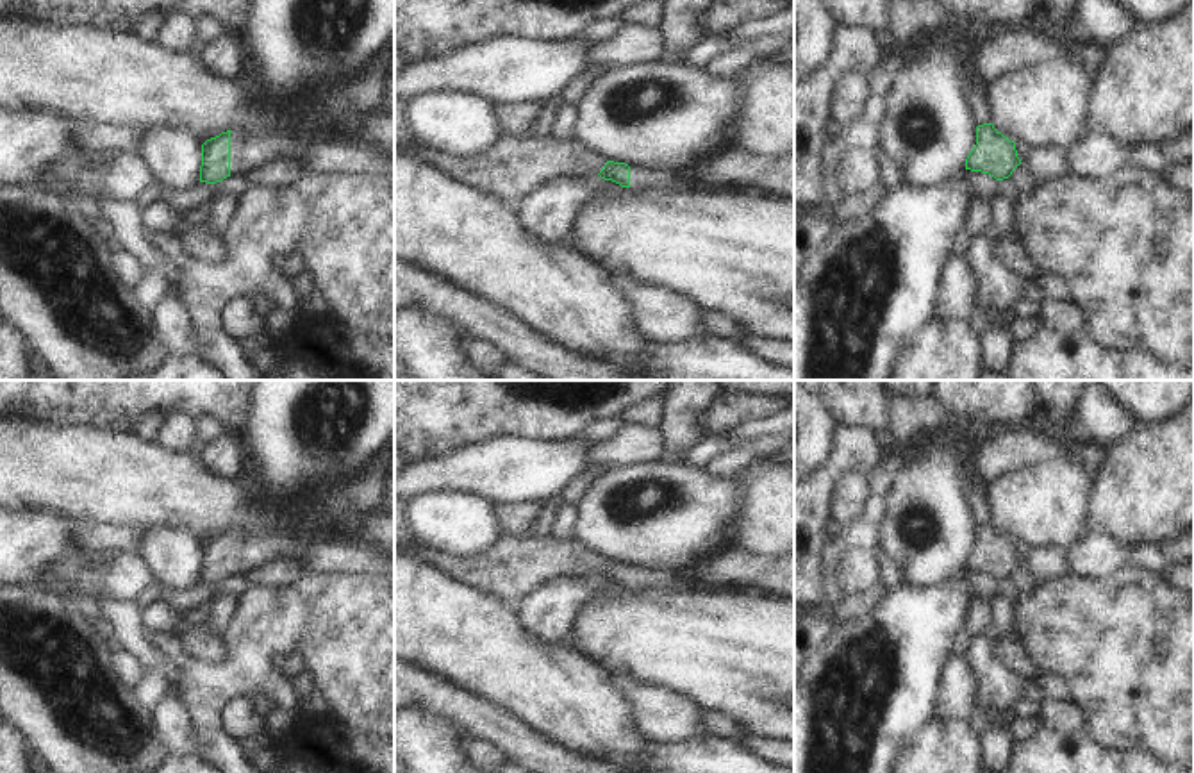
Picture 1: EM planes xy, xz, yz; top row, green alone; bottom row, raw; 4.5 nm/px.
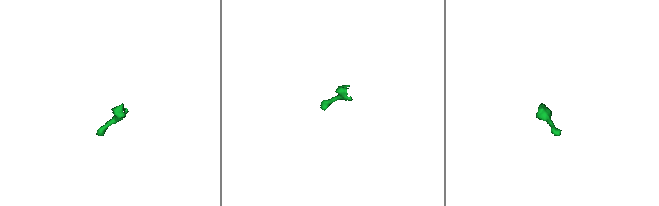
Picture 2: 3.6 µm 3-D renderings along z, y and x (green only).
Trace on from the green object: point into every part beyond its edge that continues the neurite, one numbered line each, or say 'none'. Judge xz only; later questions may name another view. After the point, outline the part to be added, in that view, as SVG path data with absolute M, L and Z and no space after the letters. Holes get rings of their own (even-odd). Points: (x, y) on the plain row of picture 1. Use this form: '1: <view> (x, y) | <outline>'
1: xz (513, 566) | M502 534L487 550L469 557L448 555L435 548L423 546L416 541L400 543L396 537L394 548L416 559L421 559L423 562L428 562L439 571L471 587L478 587L487 594L494 594L510 605L516 605L518 600L550 582L562 580L566 577L598 575L607 564L607 559L603 555L589 550L585 544L575 539L557 541L551 536L523 537Z
2: xz (730, 568) | M730 546L705 562L678 571L630 566L630 589L641 591L653 587L742 587L794 600L794 557L769 559L746 555Z

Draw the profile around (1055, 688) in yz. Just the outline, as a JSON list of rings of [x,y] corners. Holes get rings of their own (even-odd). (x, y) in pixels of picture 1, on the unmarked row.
[[[1041,673],[1041,678],[1037,680],[1039,687],[1044,691],[1046,700],[1053,702],[1069,702],[1069,684],[1060,675],[1053,673]]]

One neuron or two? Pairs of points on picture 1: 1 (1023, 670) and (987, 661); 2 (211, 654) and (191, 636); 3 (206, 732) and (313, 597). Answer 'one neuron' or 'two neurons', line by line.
1: two neurons
2: one neuron
3: one neuron

